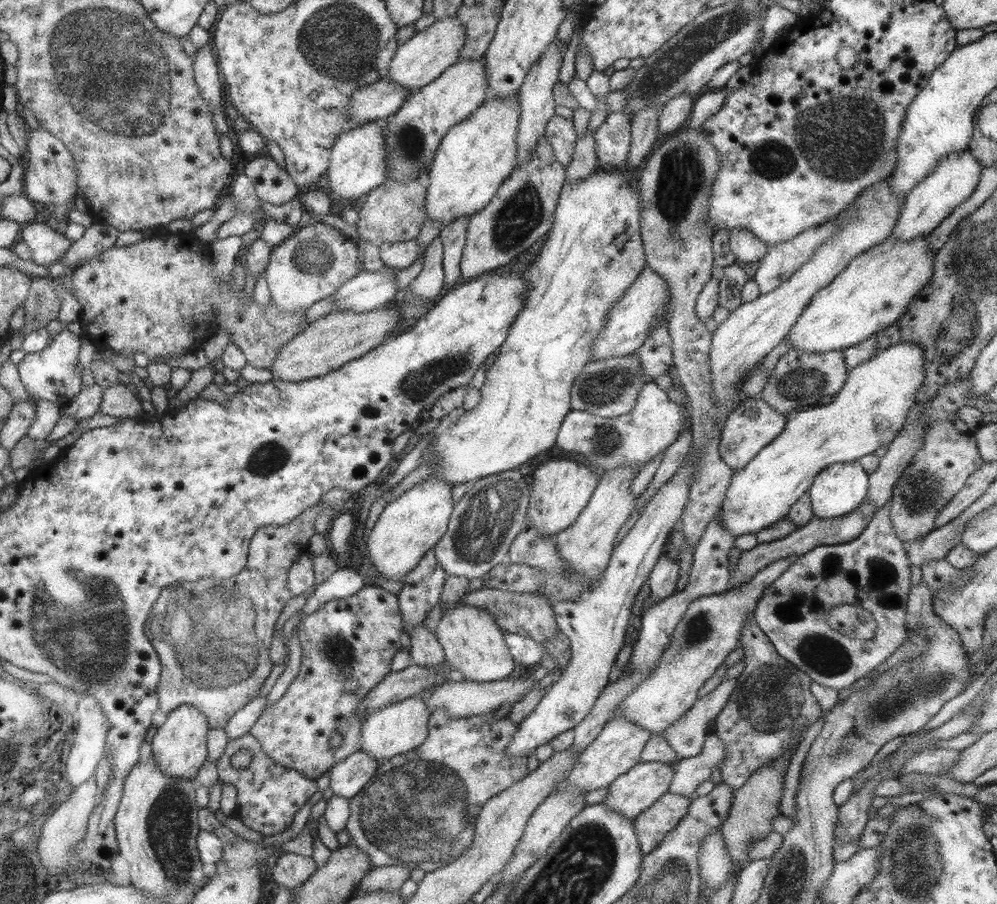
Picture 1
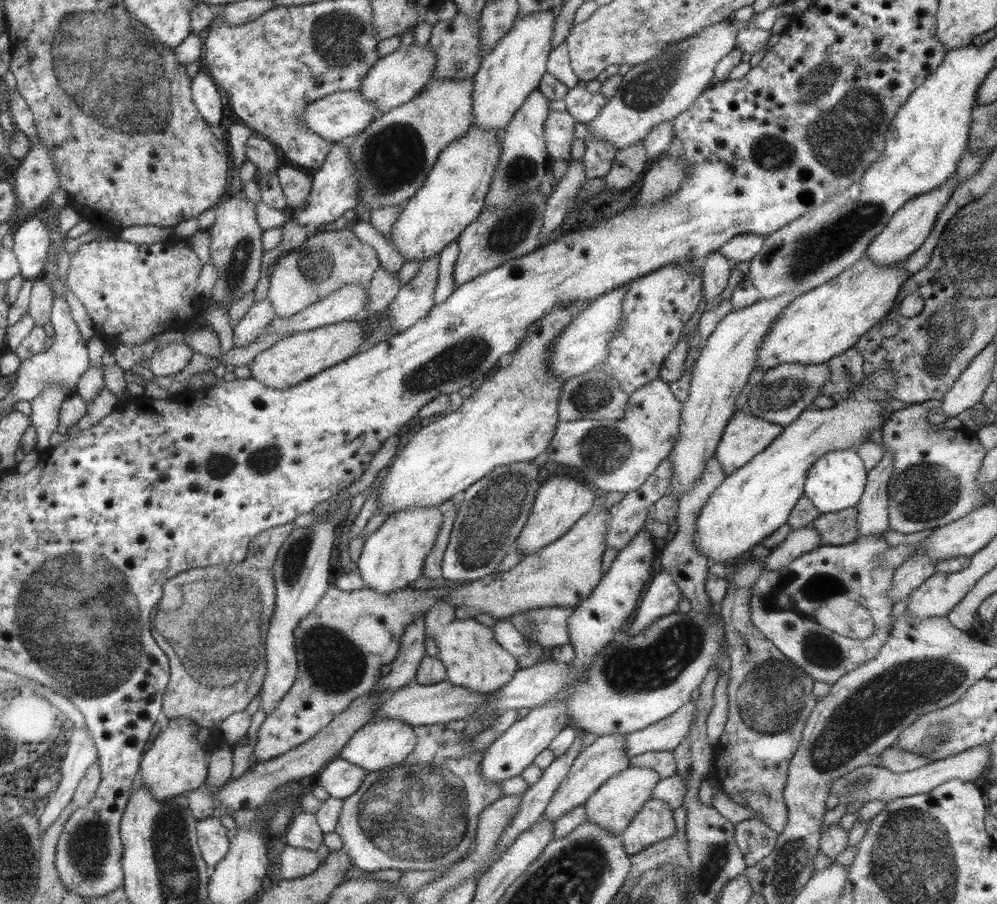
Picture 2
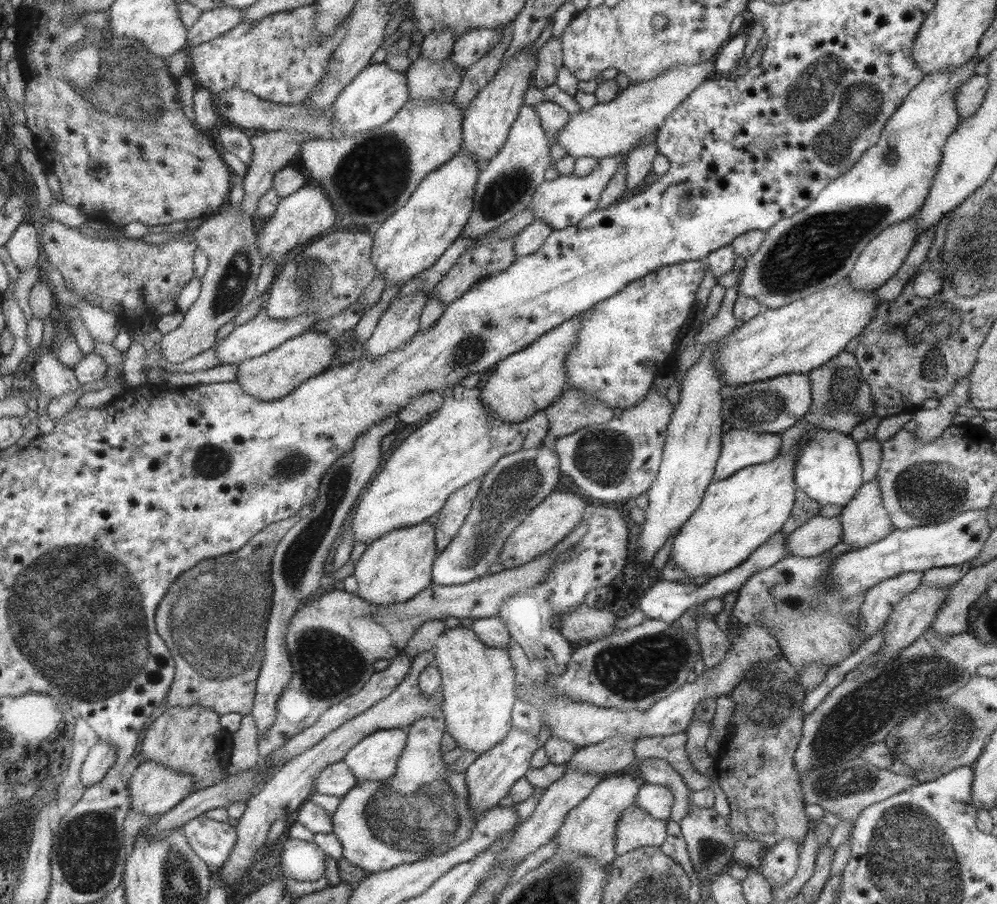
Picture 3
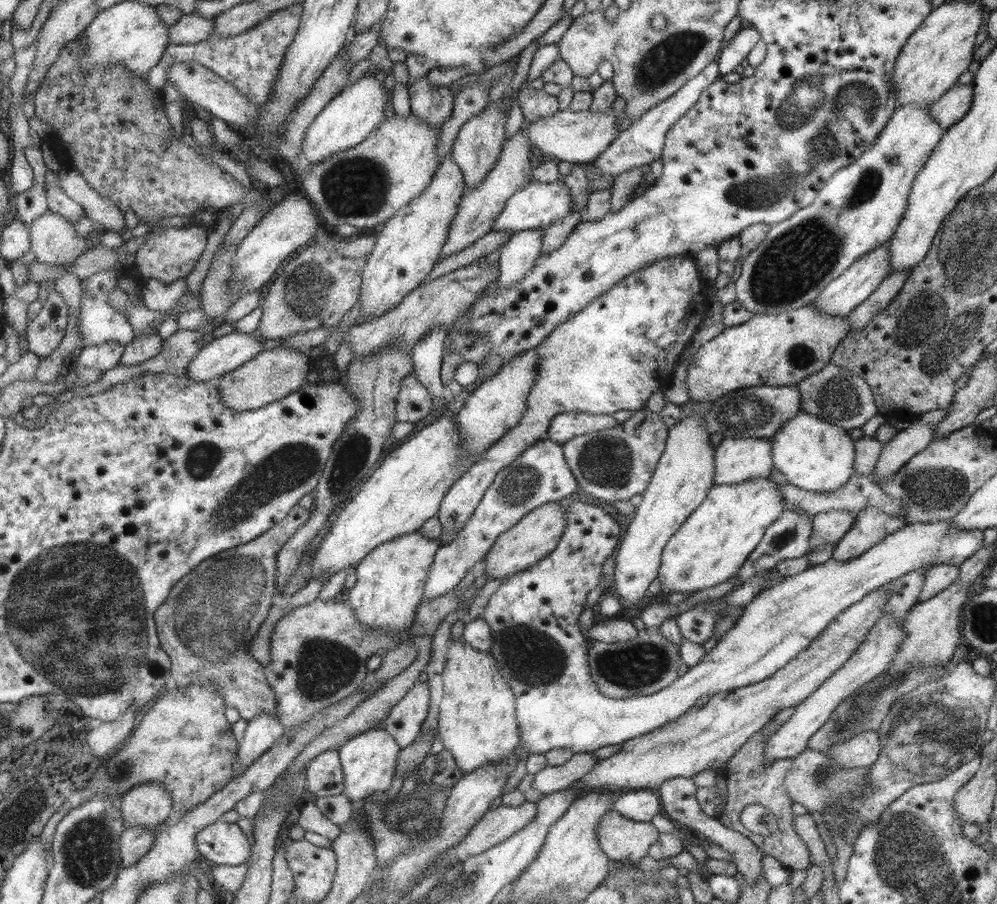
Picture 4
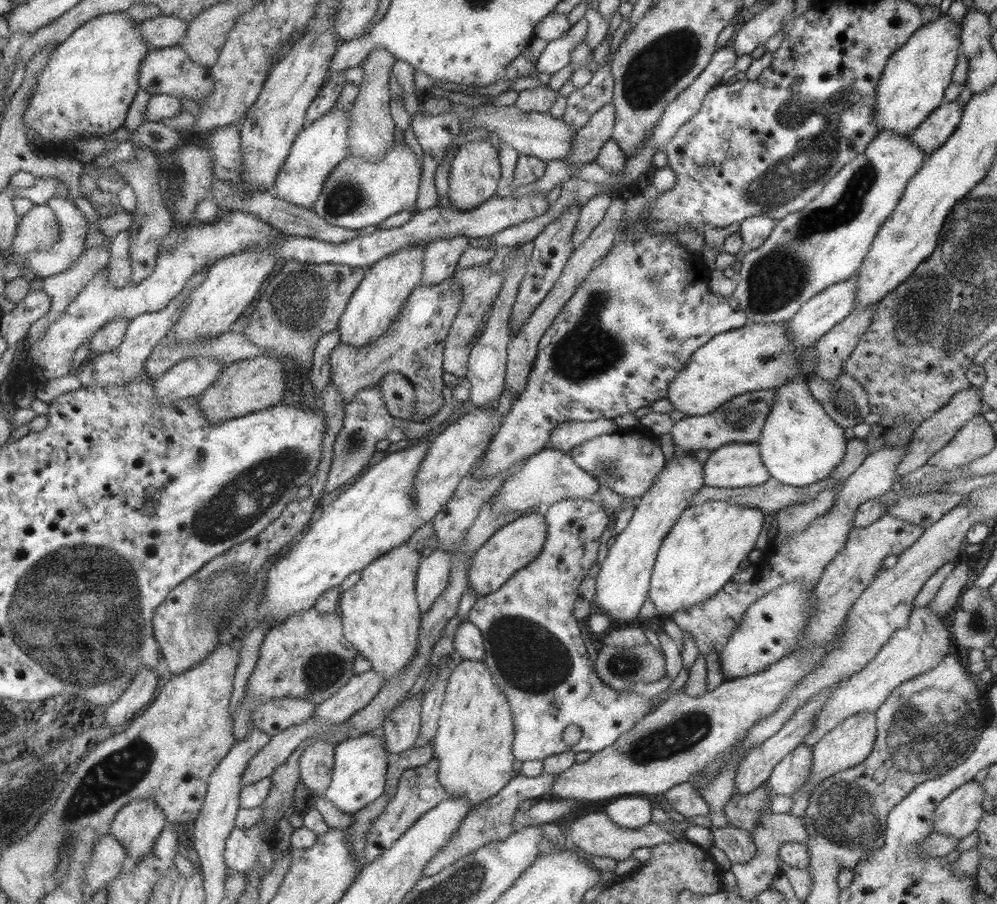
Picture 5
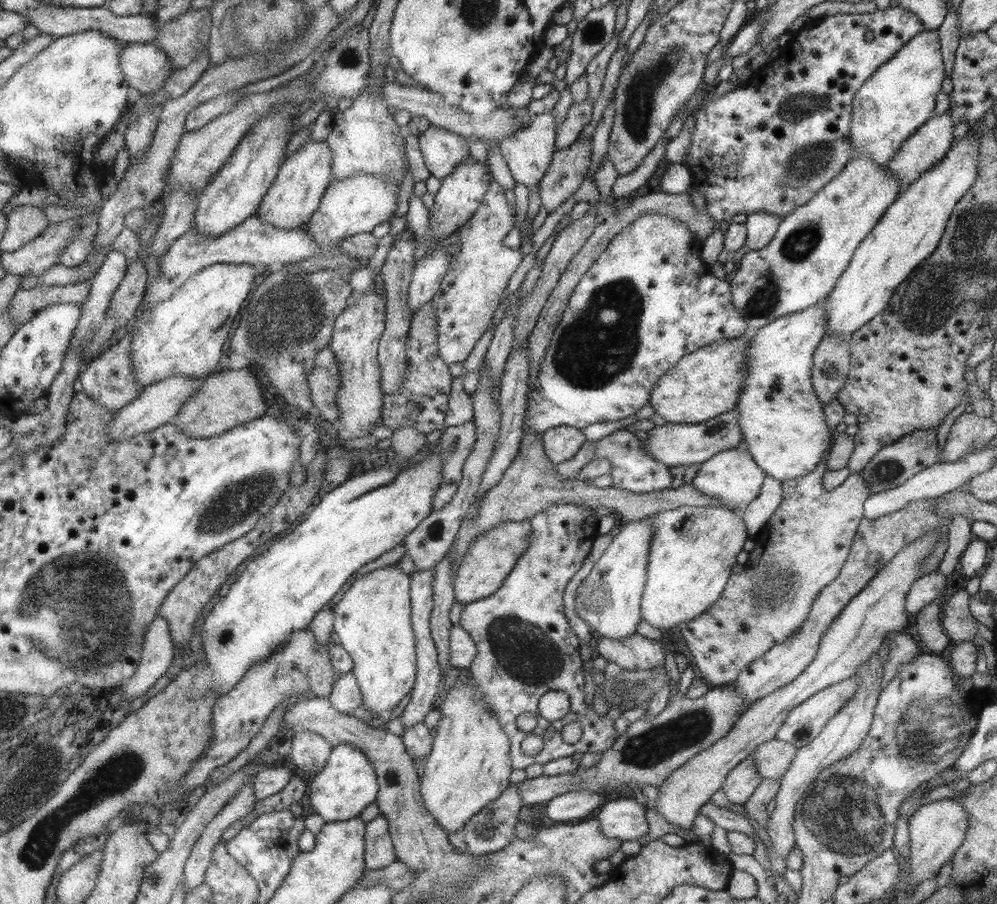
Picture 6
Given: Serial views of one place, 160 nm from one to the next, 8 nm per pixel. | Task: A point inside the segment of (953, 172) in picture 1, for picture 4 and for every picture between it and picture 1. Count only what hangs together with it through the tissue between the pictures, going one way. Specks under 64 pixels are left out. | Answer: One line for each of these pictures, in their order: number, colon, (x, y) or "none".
2: (907, 228)
3: (878, 261)
4: (839, 297)

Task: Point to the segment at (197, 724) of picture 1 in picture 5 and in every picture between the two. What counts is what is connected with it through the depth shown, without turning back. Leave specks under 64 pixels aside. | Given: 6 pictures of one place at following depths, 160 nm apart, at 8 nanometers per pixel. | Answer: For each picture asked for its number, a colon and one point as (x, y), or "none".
2: (174, 764)
3: (154, 788)
4: (144, 806)
5: (137, 823)

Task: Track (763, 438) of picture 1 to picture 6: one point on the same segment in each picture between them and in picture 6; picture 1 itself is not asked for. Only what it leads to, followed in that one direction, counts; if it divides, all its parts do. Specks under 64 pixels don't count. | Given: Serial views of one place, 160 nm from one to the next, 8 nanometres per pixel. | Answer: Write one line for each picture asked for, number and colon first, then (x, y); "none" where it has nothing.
2: (744, 435)
3: (740, 448)
4: (736, 459)
5: (737, 464)
6: (731, 476)

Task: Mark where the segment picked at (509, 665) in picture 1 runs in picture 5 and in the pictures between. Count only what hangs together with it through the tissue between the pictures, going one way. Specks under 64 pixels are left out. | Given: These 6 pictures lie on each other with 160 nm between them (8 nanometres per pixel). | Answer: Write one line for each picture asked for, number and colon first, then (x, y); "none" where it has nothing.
2: (471, 658)
3: (477, 688)
4: (477, 724)
5: (473, 742)

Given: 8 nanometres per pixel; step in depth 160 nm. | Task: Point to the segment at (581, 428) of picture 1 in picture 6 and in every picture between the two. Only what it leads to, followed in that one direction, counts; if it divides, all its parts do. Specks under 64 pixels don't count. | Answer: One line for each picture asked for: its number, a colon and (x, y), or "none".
2: (615, 456)
3: (615, 461)
4: (615, 463)
5: (626, 462)
6: (632, 470)

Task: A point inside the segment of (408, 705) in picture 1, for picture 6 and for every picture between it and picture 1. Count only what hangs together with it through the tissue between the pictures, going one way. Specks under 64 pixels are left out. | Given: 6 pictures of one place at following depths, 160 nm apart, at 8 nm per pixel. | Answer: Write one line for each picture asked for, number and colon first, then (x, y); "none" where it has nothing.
2: (387, 741)
3: (373, 758)
4: (368, 760)
5: (358, 775)
6: (347, 783)

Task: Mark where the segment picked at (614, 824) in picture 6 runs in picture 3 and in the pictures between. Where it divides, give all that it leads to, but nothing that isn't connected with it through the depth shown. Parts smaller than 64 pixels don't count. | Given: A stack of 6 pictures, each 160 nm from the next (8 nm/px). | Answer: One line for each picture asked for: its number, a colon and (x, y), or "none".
3: (655, 800)
4: (640, 805)
5: (630, 812)

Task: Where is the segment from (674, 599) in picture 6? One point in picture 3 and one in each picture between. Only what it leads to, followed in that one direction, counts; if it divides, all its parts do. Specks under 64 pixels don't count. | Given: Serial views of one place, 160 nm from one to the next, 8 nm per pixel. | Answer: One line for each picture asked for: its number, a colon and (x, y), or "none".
3: (736, 515)
4: (712, 543)
5: (700, 553)

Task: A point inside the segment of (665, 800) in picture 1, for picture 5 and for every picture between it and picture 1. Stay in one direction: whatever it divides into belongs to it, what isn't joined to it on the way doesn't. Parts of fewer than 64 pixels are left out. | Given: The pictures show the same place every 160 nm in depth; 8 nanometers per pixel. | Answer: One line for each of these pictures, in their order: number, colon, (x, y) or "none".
2: (654, 821)
3: (634, 828)
4: (621, 839)
5: (594, 833)

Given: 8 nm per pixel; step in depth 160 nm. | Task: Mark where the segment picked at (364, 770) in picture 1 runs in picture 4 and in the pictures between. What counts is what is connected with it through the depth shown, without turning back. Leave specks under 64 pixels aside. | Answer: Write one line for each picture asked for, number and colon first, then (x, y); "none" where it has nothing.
2: (339, 778)
3: (336, 779)
4: (324, 777)

